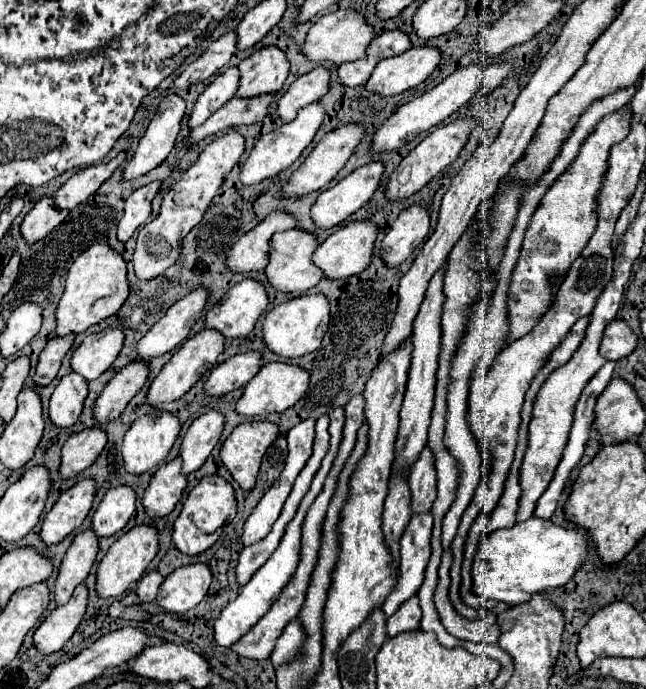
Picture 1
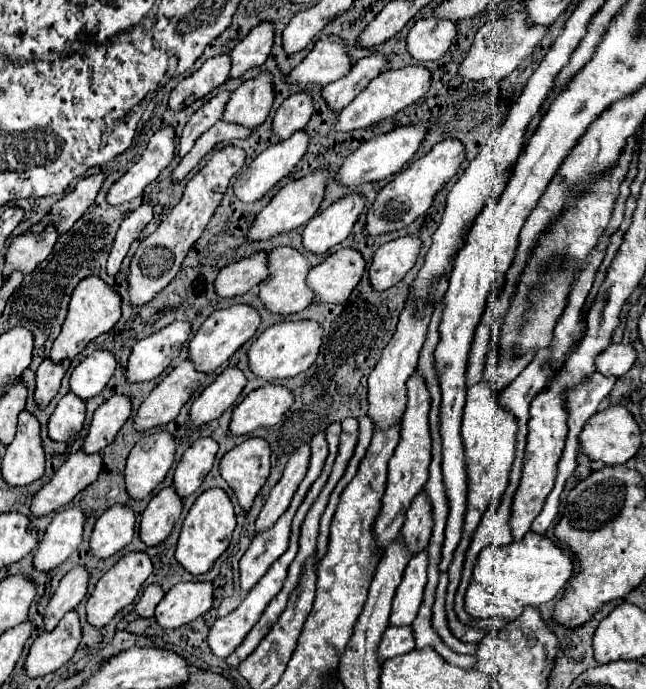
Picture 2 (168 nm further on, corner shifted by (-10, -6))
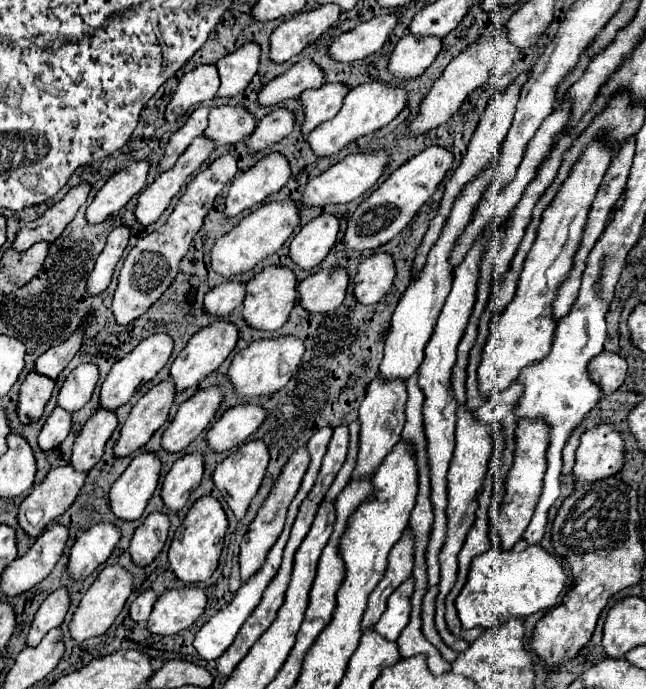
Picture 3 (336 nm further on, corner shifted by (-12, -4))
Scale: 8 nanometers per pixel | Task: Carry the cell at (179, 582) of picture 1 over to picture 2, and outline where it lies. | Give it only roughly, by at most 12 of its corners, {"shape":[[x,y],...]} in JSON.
{"shape":[[180,582],[154,618],[184,626],[210,610],[212,582]]}

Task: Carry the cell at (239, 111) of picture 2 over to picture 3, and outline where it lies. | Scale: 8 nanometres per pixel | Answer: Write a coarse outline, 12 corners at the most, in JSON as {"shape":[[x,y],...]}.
{"shape":[[242,106],[208,114],[204,136],[214,146],[246,140],[256,118]]}

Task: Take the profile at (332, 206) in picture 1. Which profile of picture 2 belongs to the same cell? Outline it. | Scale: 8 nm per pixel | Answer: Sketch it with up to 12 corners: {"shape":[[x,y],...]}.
{"shape":[[364,194],[318,212],[302,232],[306,250],[346,240],[364,212]]}

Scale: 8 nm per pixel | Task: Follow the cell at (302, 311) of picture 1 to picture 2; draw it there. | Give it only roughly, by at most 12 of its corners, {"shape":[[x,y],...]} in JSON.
{"shape":[[284,320],[248,350],[266,380],[308,370],[322,346],[316,320]]}

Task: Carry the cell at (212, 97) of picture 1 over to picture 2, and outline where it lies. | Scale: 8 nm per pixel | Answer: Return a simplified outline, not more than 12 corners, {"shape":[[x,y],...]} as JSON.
{"shape":[[230,92],[212,96],[184,126],[180,156],[222,120]]}

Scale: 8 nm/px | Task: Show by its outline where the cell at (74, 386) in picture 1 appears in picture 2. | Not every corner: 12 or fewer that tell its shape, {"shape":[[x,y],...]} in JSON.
{"shape":[[68,392],[50,416],[48,436],[72,440],[84,428],[86,402]]}

